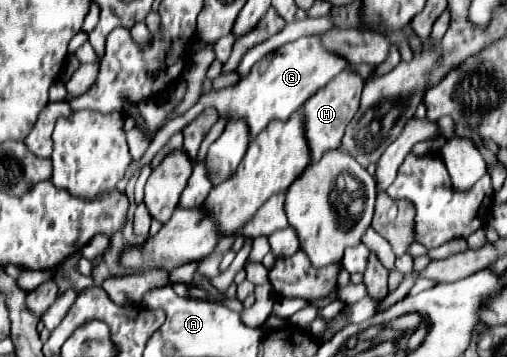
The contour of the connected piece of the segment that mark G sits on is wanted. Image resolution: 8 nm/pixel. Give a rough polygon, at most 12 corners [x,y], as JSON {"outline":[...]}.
{"outline":[[304,36],[266,54],[236,84],[210,90],[159,129],[116,185],[124,193],[204,109],[244,120],[250,138],[288,120],[344,68]]}

